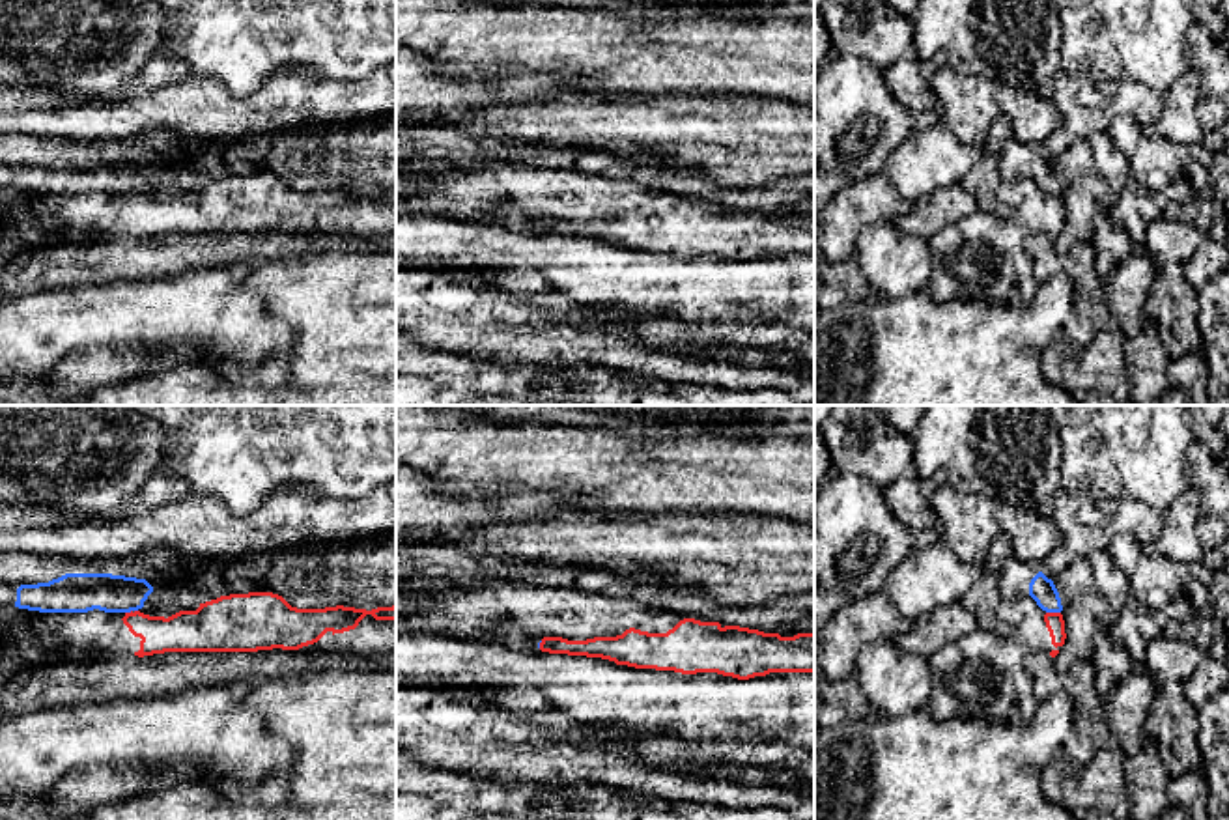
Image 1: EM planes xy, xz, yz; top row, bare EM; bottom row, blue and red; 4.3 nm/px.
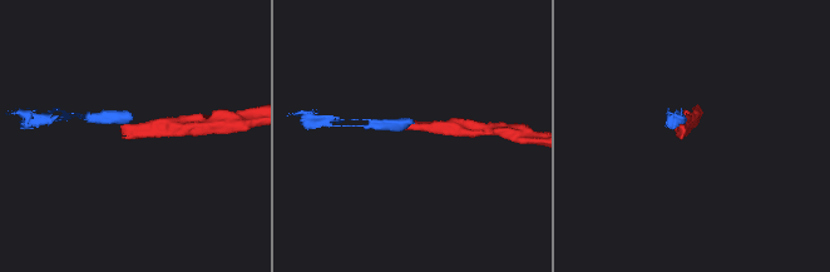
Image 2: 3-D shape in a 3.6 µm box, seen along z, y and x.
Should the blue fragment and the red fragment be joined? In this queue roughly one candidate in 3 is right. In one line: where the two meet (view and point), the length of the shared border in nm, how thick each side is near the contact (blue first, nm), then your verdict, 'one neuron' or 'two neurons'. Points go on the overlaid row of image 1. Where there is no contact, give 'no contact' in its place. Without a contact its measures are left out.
meets blue in yz at (1054, 611); contact 60 nm long; 110 nm thick on the blue side, 80 nm on the other; two neurons

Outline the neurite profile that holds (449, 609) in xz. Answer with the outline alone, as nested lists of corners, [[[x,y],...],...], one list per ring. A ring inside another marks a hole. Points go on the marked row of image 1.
[[[504,581],[467,588],[396,583],[396,594],[426,598],[417,609],[396,609],[396,633],[443,635],[530,654],[601,657],[635,669],[717,672],[738,680],[814,672],[814,633],[781,637],[657,613],[624,598]]]

